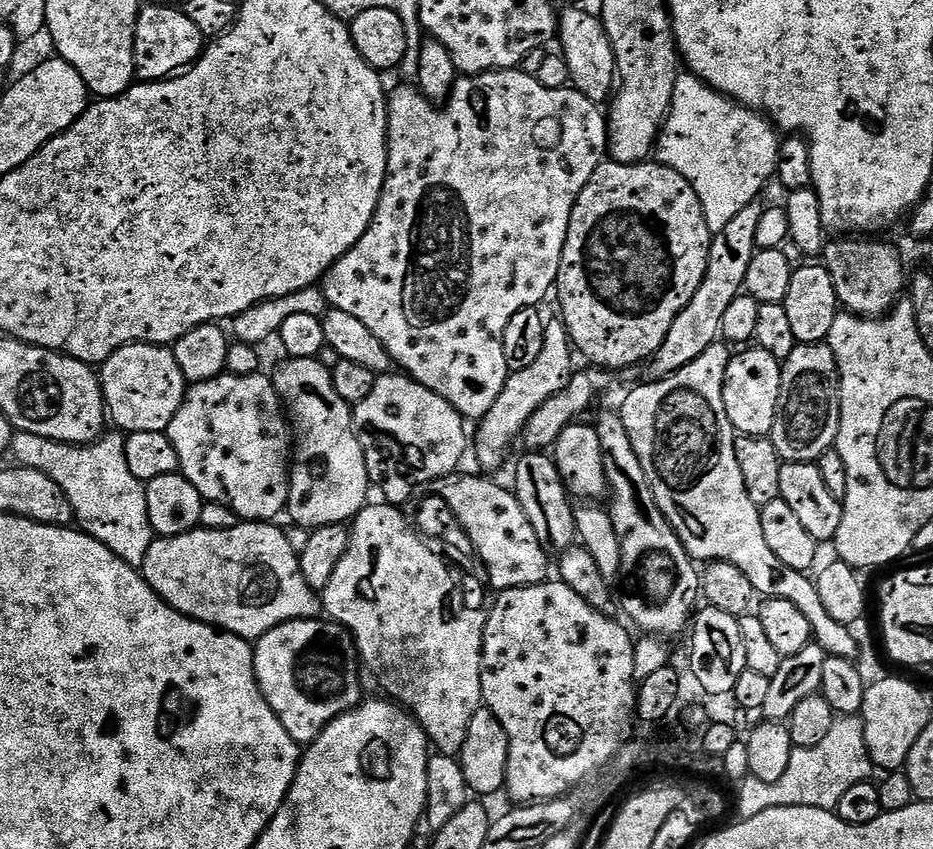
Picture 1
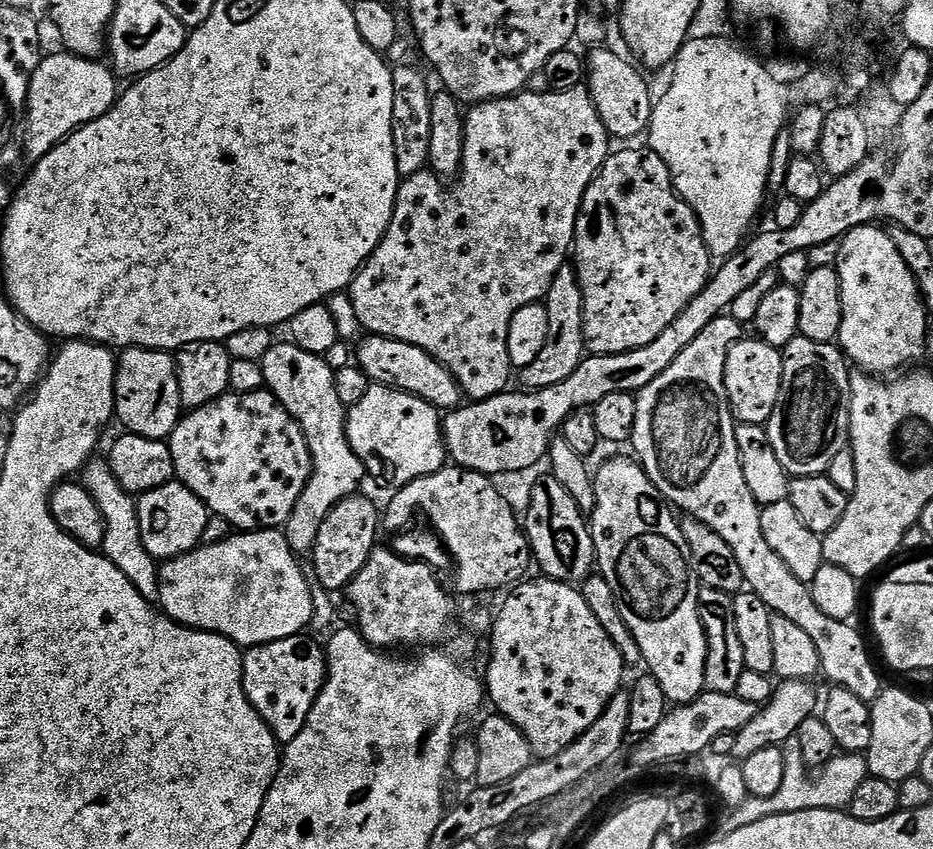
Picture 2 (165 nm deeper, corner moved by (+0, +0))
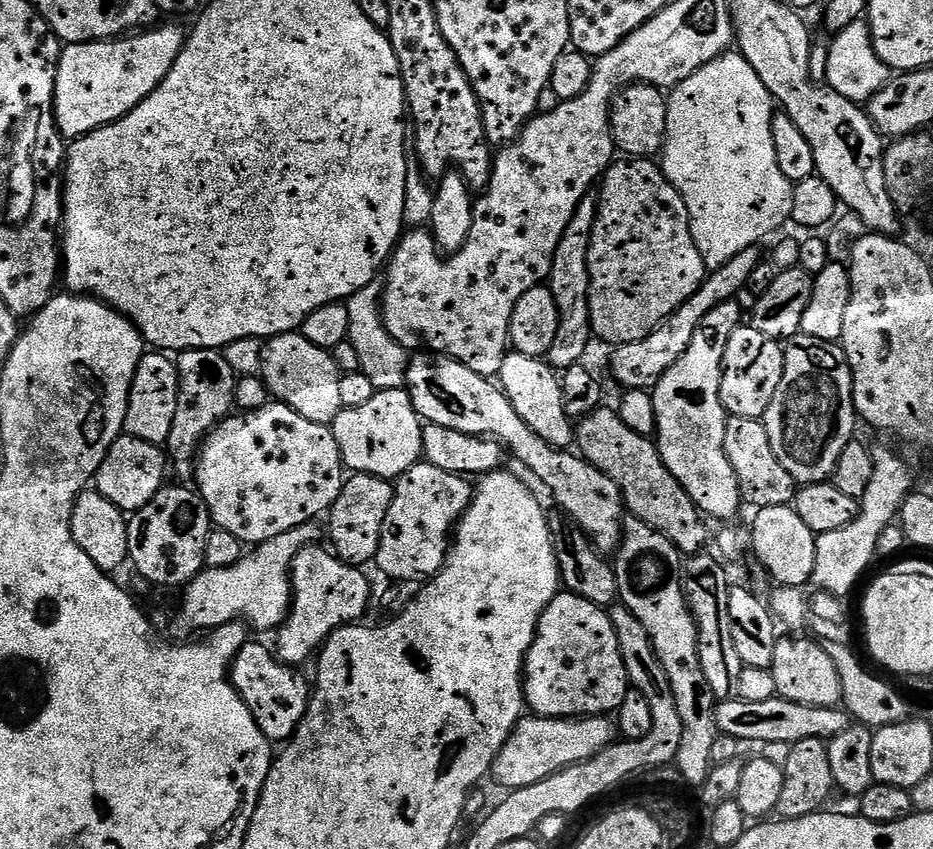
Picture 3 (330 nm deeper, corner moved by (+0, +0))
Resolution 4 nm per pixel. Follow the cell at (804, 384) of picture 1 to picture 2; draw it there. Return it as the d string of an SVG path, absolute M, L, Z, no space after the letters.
M801 335L795 336L782 351L782 386L774 414L766 425L770 442L789 476L823 476L834 457L850 444L850 364L835 343L814 342Z

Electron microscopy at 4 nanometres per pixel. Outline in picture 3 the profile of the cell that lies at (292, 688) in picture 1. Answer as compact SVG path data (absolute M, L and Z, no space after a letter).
M255 642L245 644L232 662L230 679L233 686L238 690L240 697L246 702L250 714L254 714L254 722L258 722L262 734L266 734L269 740L273 742L287 742L291 740L293 734L298 730L298 726L308 709L310 680L309 677L307 680L300 673L303 671L286 664L281 664L279 659L269 649L268 652L262 645L255 644Z

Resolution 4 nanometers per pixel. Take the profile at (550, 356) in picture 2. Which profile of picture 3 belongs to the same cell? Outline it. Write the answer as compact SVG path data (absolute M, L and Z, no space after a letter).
M595 195L585 196L578 206L574 218L570 218L570 226L566 226L566 234L562 234L562 242L558 242L558 250L554 254L552 269L548 275L546 286L554 294L554 302L558 306L560 321L558 334L554 336L554 346L550 346L546 360L556 370L567 370L577 367L580 360L588 352L588 343L593 343L590 326L590 270L588 269L588 251L590 238L596 221Z

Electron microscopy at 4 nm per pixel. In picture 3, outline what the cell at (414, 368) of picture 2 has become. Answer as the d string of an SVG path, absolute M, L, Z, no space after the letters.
M439 354L413 355L408 362L406 391L421 421L434 426L447 426L471 436L494 438L516 460L521 460L556 499L561 513L585 532L592 547L601 554L615 553L624 537L626 509L615 482L590 461L572 450L561 450L542 442L511 405L510 398L499 383L482 374L474 374L470 366L462 366L449 356Z

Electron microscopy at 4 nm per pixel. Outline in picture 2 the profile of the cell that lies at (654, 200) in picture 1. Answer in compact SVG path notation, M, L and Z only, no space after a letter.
M636 146L625 147L628 148L625 152L613 151L605 160L598 175L592 179L592 185L586 190L580 213L576 219L574 267L584 299L584 342L587 351L594 356L622 354L630 350L638 350L642 346L650 346L650 342L654 342L654 338L658 338L658 334L662 334L662 330L666 330L666 326L670 326L670 322L674 322L674 318L678 318L678 314L682 314L682 310L686 310L686 306L694 302L698 294L702 294L708 277L714 271L714 260L709 256L708 247L704 244L698 218L694 210L690 210L690 206L676 192L676 187L672 185L670 178L670 170L666 170L666 162L662 162L662 158L658 158L658 154L654 154L647 147L632 147Z

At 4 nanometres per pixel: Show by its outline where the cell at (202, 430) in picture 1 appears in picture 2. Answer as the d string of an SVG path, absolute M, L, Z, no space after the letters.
M229 390L206 406L191 409L187 414L181 415L180 421L176 424L176 429L172 431L171 437L167 441L167 445L174 458L175 479L179 483L185 484L194 494L198 494L198 498L208 507L211 515L226 518L226 522L230 522L233 529L240 532L267 532L283 529L284 524L290 518L290 514L294 514L294 506L298 506L298 498L302 498L302 490L306 490L306 482L312 473L312 455L310 454L310 446L306 442L306 434L300 429L300 423L280 405L276 395L267 390L251 392L250 394Z

